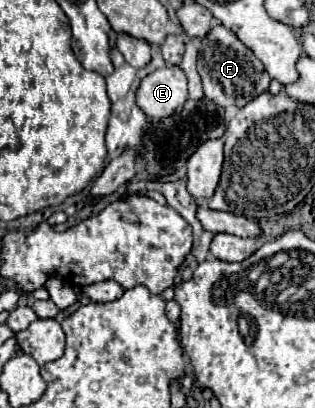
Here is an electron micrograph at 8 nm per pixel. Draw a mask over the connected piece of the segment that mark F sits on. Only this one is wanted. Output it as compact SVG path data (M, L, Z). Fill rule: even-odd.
M213 25L211 31L199 43L199 59L197 71L203 79L205 97L215 101L221 107L243 107L251 99L259 97L263 91L269 89L269 75L263 63L255 57L251 49L247 49L235 33L225 29L223 25Z

